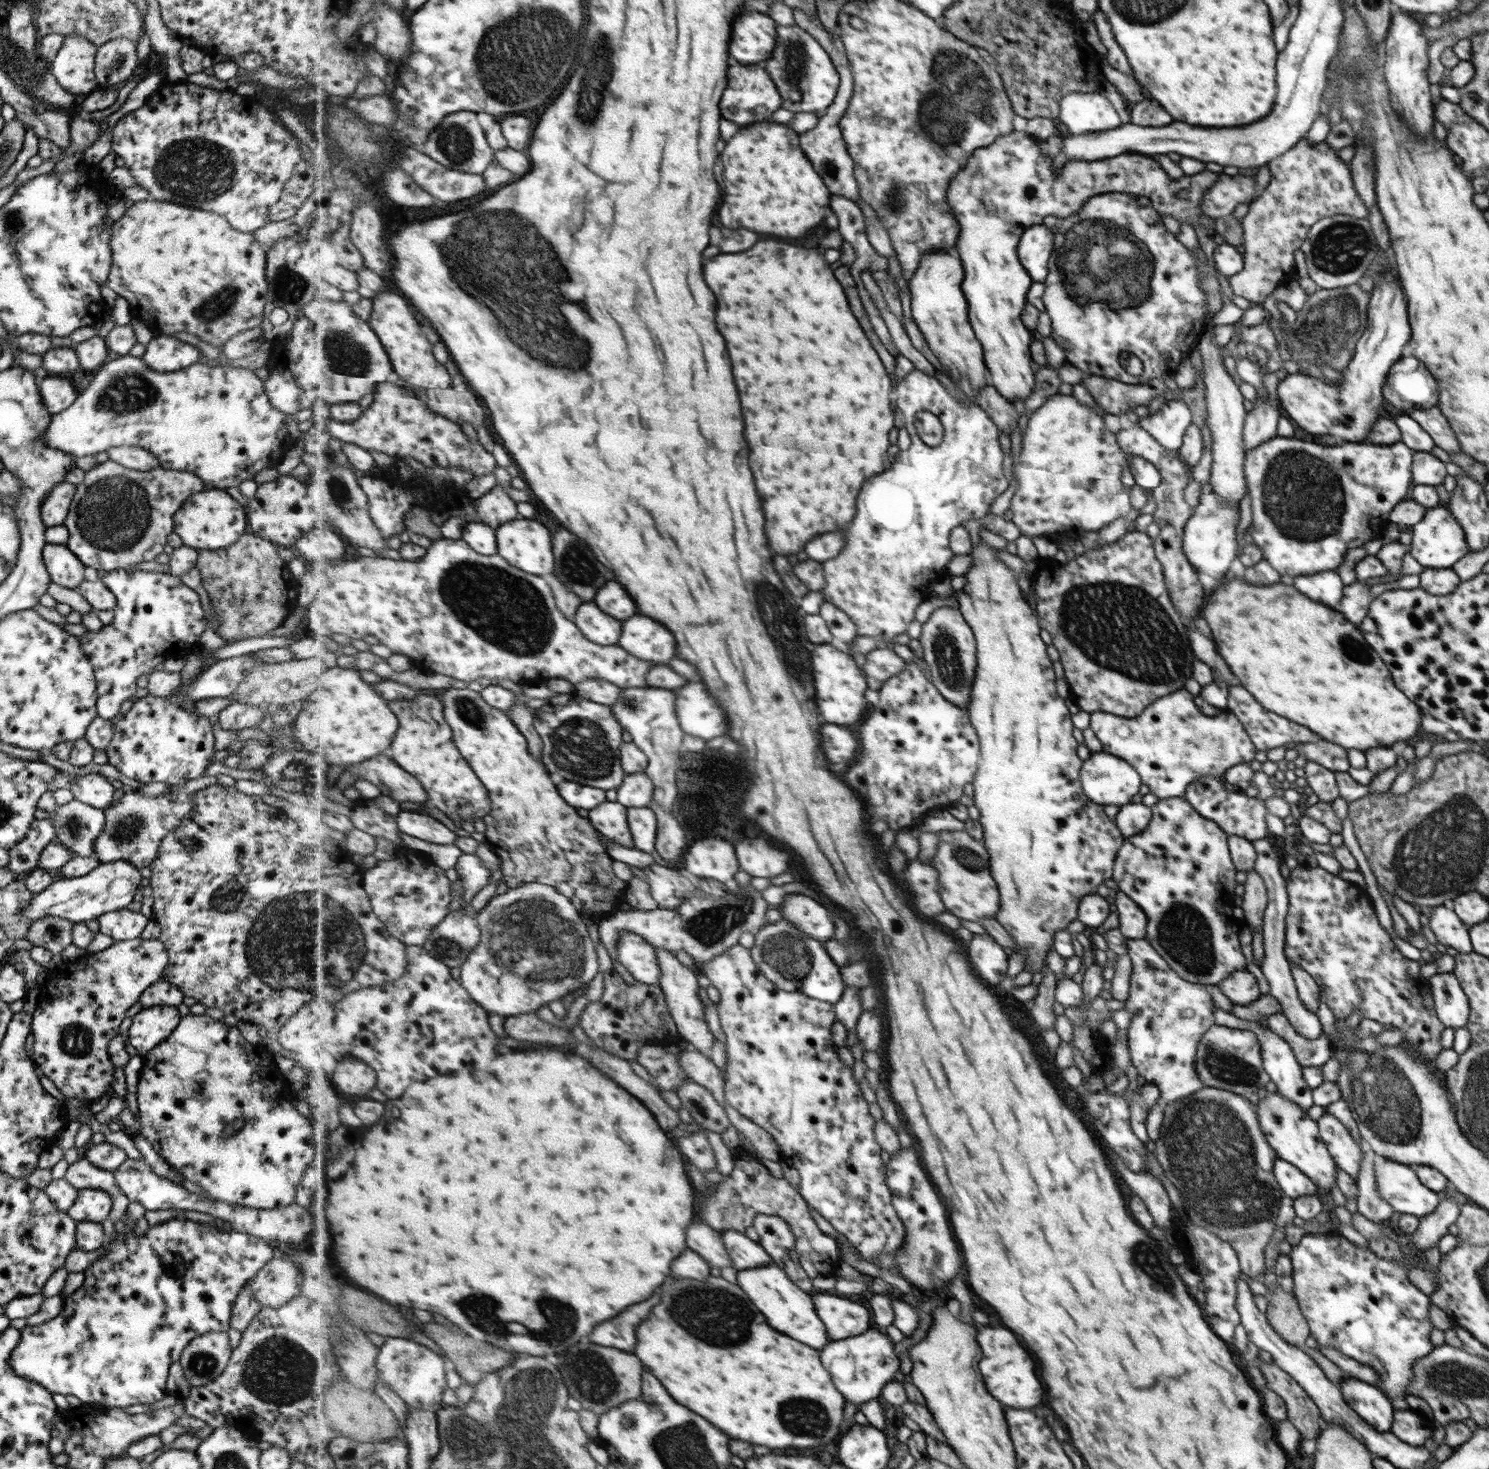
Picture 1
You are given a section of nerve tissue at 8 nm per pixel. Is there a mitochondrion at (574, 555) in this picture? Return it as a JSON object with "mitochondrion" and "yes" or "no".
{"mitochondrion":"yes"}

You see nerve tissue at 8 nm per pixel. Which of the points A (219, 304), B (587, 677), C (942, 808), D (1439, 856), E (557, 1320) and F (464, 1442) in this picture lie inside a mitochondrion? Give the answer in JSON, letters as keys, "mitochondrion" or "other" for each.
{"A":"mitochondrion","B":"other","C":"other","D":"mitochondrion","E":"mitochondrion","F":"mitochondrion"}

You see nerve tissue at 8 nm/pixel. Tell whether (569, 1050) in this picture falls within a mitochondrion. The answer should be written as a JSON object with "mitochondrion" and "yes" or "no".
{"mitochondrion":"no"}

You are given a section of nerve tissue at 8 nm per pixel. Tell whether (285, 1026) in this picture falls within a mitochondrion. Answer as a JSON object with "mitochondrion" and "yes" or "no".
{"mitochondrion":"no"}

